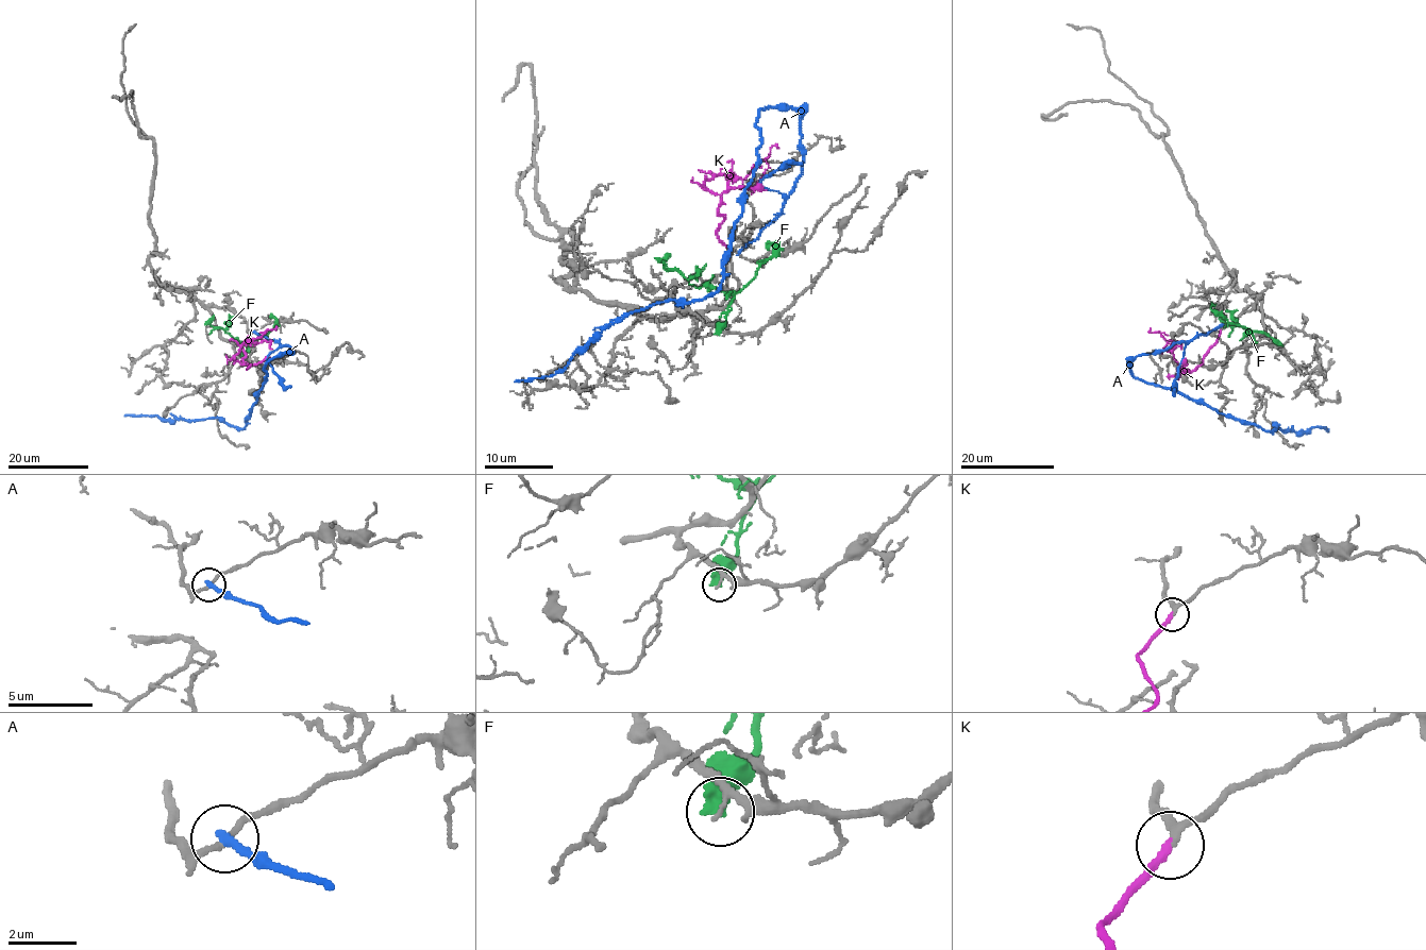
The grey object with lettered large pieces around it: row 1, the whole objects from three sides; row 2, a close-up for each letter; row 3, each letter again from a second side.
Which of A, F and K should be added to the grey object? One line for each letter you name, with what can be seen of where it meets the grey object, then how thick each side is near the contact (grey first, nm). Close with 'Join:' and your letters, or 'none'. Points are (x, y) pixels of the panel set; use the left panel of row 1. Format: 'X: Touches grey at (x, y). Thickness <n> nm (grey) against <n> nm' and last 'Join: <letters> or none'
K: Touches grey at (249, 336). Thickness 150 nm (grey) against 240 nm
Join: K

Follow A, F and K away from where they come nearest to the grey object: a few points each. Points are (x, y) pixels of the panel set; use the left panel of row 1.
A: (253, 332), (291, 351), (266, 362), (265, 380), (244, 428), (217, 417), (167, 421), (124, 416)
F: (242, 357), (251, 342), (235, 340), (224, 331), (213, 326), (210, 319), (214, 315)
K: (249, 336), (241, 345), (246, 357), (241, 365), (234, 356), (244, 343), (263, 340), (271, 342), (272, 349)

